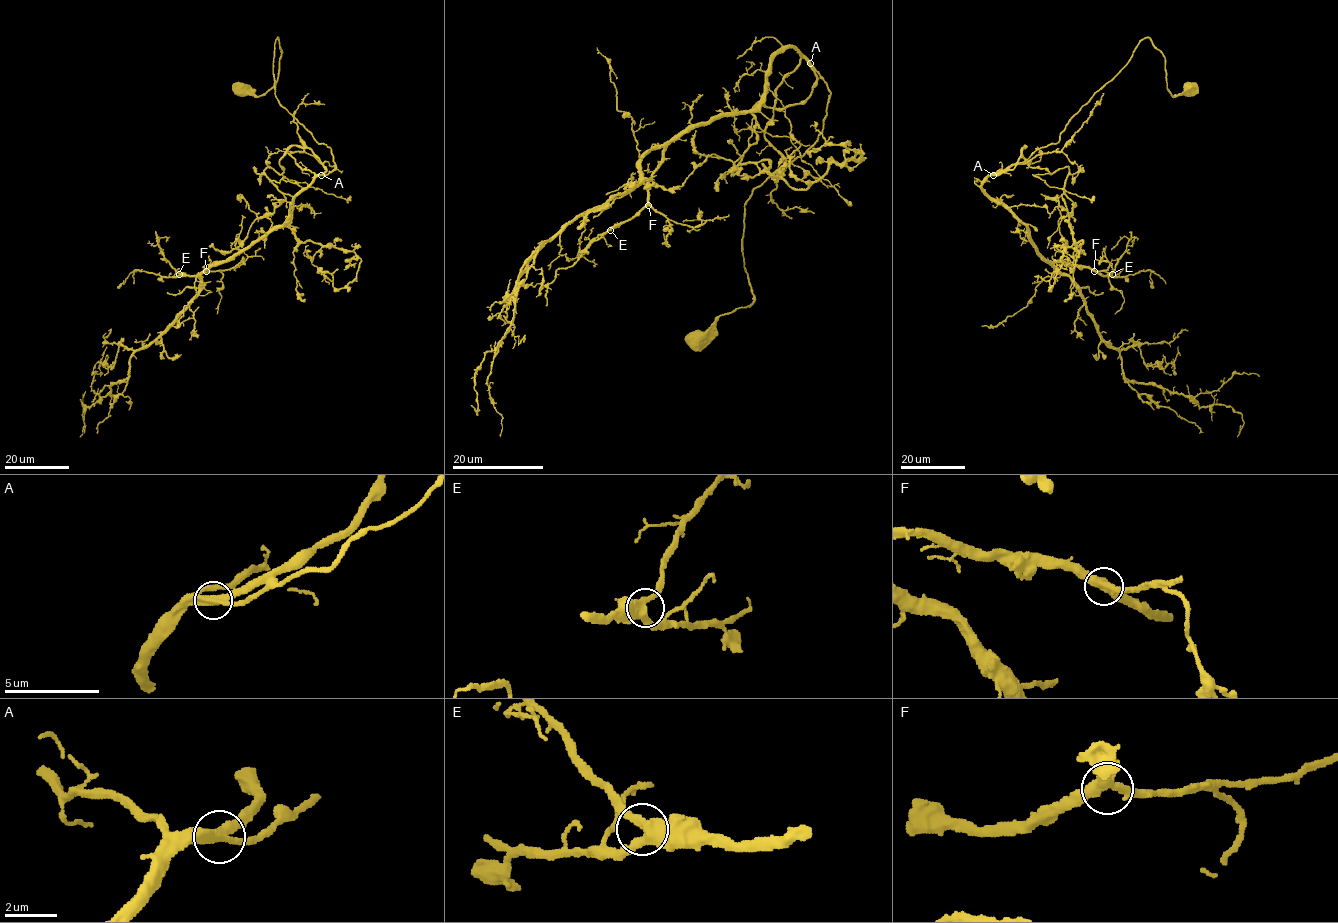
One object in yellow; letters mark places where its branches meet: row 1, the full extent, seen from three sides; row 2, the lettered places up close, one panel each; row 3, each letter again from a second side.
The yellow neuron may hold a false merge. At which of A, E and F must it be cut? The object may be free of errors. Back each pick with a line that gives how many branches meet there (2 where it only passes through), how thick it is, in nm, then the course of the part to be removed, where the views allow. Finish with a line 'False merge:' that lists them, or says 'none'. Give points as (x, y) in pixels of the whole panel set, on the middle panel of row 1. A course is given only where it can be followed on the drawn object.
False merge: none

